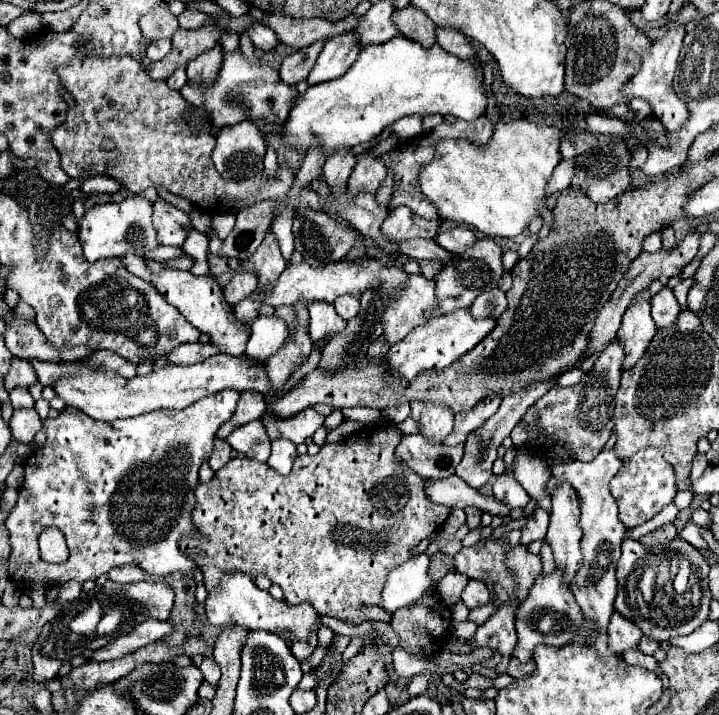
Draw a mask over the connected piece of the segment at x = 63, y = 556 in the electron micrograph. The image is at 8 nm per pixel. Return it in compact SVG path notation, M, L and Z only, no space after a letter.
M49 527L43 530L38 539L40 556L45 562L63 562L67 560L67 544L59 528Z

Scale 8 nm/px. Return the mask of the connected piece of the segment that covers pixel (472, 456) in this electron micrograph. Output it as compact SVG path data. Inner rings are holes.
M471 434L465 442L465 454L463 454L463 460L459 462L455 474L459 478L463 478L469 486L481 488L493 476L491 466L497 458L497 448L499 446L479 444L479 440Z

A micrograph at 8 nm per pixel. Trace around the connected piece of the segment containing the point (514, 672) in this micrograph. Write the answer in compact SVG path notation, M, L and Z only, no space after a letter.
M511 658L509 666L507 666L507 674L513 676L513 678L525 678L525 676L529 676L531 672L533 672L533 662L529 662L529 664L525 666L525 664L521 664L517 658Z

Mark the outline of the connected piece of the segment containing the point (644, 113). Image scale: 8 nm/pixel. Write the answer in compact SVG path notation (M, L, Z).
M635 98L635 100L631 100L629 102L629 108L633 110L633 122L641 122L643 118L647 118L647 116L651 116L653 114L653 110L651 110L651 106L649 106L649 102L645 102L645 100L639 100L639 98Z

